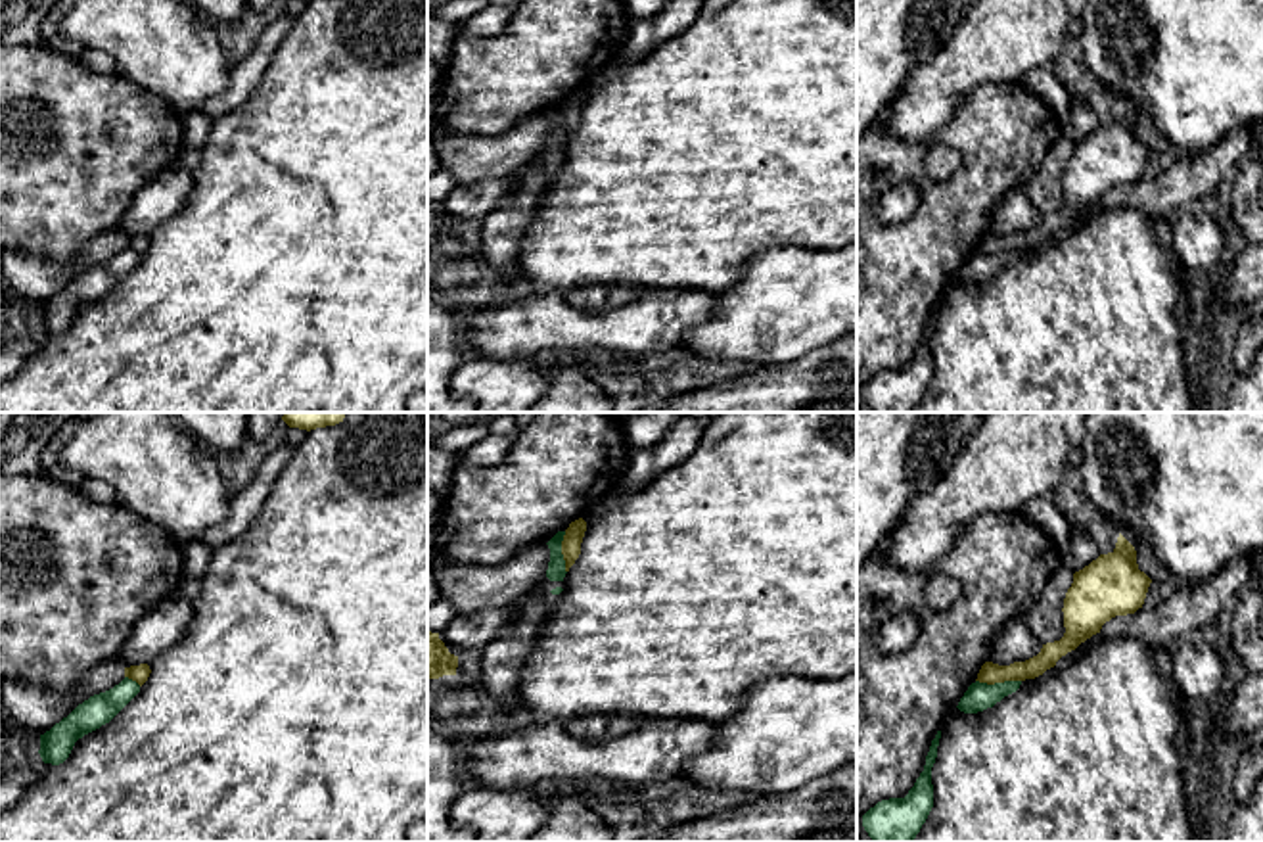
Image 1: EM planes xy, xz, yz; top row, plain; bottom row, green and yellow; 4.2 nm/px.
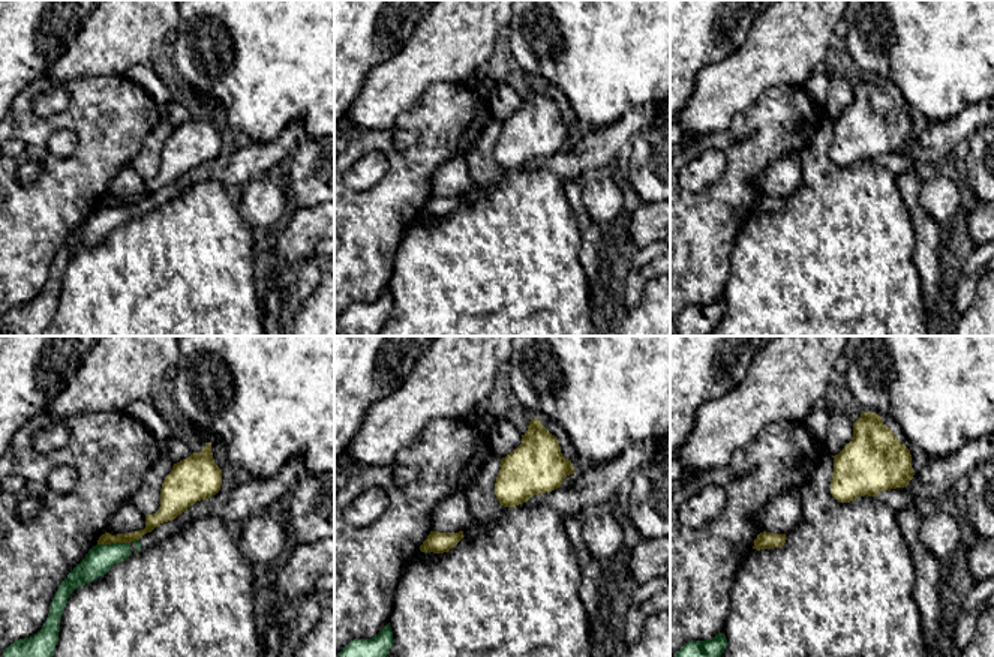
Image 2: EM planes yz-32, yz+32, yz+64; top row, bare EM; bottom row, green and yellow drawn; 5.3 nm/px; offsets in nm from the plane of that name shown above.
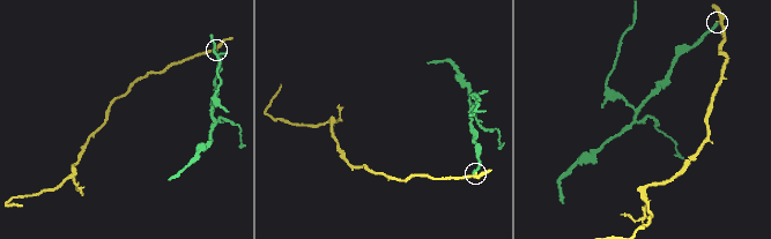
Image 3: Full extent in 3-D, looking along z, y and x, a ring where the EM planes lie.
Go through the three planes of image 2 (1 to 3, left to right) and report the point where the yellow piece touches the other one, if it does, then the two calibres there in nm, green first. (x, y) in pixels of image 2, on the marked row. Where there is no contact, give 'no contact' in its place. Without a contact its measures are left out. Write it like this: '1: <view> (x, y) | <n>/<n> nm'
1: yz-32 (113, 543) | 150/80 nm
2: yz+32 (428, 552) | 20/110 nm
3: no contact

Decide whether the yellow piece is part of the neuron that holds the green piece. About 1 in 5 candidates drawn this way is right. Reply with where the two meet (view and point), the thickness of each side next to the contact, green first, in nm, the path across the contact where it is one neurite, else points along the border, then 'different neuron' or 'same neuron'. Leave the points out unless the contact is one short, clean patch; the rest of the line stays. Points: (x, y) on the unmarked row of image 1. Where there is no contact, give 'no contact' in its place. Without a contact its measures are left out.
yz (999, 254) | 120/90 nm | along yz (976, 250), (987, 254), (1020, 252) | different neuron

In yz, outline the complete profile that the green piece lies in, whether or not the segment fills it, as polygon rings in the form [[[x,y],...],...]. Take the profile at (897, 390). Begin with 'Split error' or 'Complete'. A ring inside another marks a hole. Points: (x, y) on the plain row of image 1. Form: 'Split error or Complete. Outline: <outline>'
Complete. Outline: [[[941,301],[931,311],[926,336],[905,368],[878,372],[862,386],[862,397],[872,412],[914,412],[933,378],[931,338],[937,328]]]

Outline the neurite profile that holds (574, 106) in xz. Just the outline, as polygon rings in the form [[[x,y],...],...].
[[[583,88],[569,94],[562,111],[562,125],[565,130],[565,142],[575,134],[581,125],[581,113],[586,102],[586,92]]]

